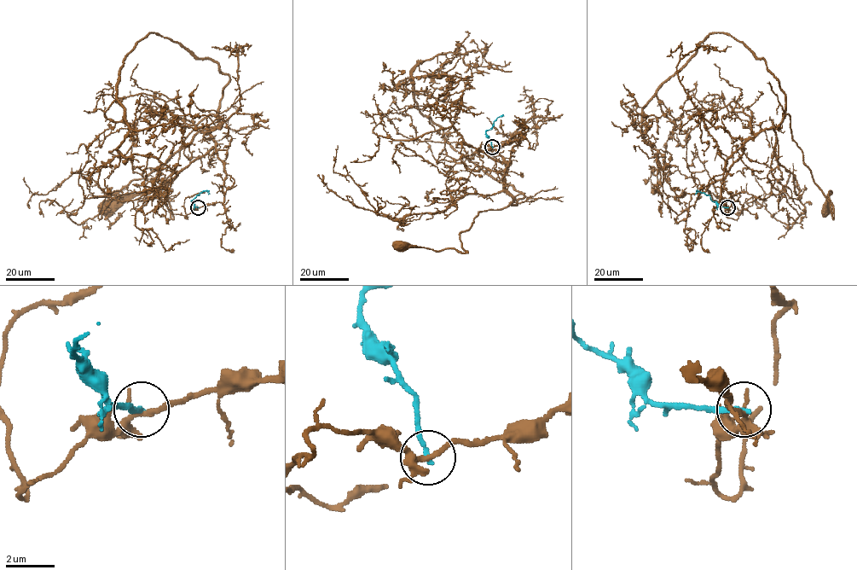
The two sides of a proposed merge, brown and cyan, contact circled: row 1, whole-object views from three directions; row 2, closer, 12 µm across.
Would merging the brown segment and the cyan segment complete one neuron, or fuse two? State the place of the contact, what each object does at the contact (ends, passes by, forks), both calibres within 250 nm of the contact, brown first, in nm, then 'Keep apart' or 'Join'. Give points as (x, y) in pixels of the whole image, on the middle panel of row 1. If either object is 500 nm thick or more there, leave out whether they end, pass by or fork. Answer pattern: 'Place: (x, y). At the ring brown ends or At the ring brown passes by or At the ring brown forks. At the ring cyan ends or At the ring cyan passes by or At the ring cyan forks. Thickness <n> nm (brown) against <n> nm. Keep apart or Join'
Place: (492, 147). At the ring brown forks. At the ring cyan ends. Thickness 200 nm (brown) against 200 nm. Keep apart

